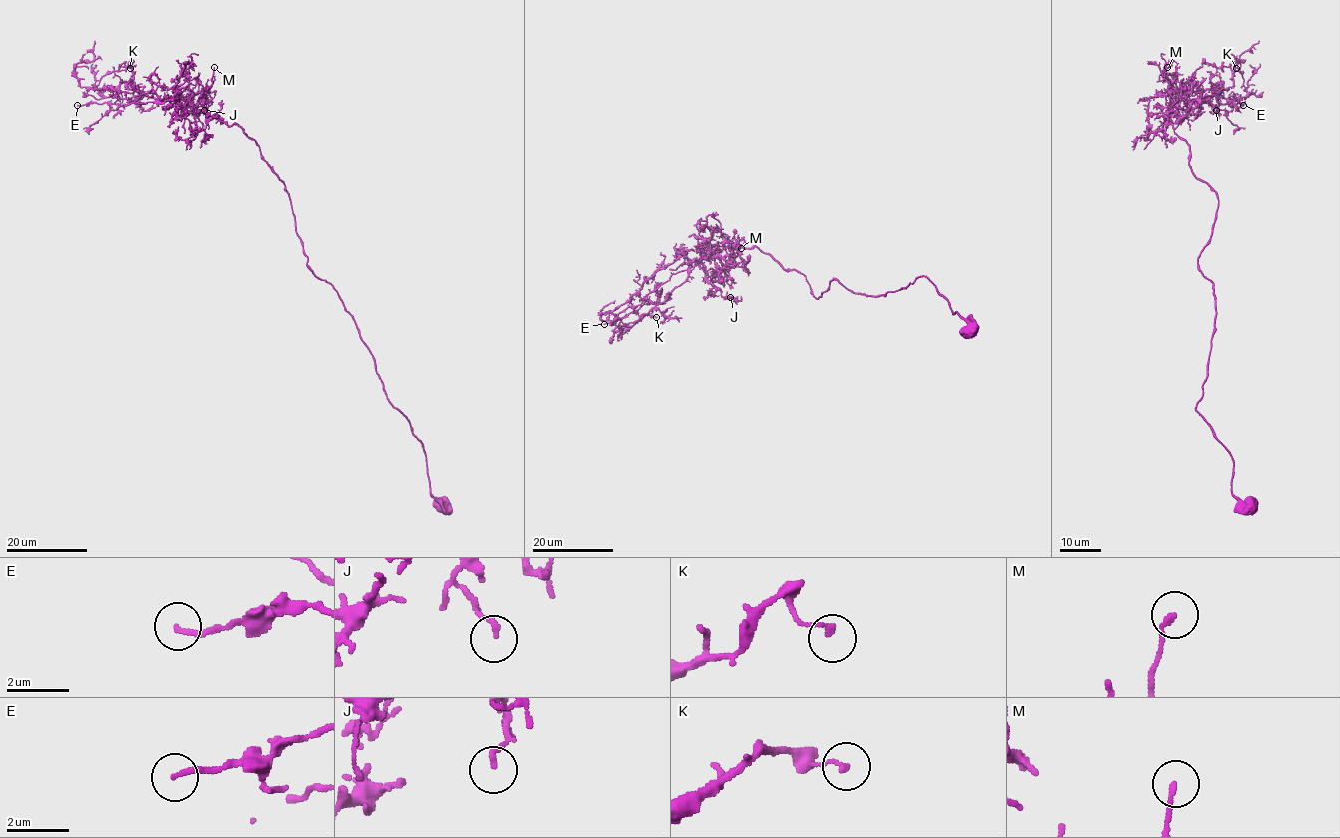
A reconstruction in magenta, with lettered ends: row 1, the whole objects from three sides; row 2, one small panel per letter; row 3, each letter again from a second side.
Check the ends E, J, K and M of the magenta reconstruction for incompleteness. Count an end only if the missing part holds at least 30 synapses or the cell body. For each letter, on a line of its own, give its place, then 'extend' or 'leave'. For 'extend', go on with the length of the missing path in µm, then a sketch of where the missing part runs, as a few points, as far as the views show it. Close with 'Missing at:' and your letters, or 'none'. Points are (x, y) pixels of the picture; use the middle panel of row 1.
E: (604, 324) | leave
J: (730, 297) | leave
K: (656, 317) | leave
M: (741, 248) | leave
Missing at: none

